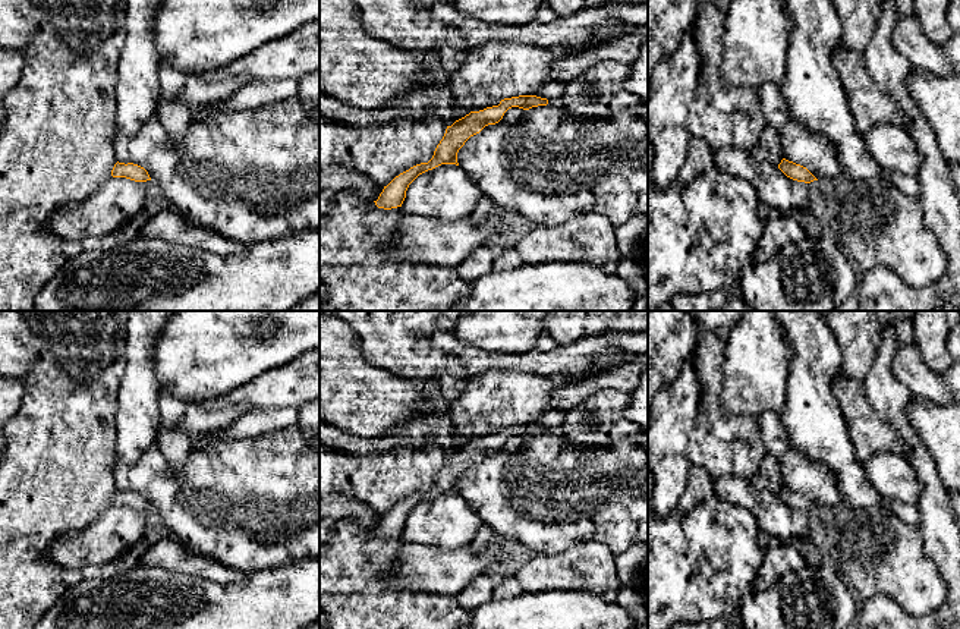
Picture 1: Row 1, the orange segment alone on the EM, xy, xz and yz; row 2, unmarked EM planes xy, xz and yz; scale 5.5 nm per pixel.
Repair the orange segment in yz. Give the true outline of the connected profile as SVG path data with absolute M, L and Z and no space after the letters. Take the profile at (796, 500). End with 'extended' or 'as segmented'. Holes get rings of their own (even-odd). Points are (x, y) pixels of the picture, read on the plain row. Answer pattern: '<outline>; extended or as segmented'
M786 487L781 488L778 493L778 497L790 507L797 510L811 512L813 509L818 509L806 496L796 493L793 490L789 490Z; as segmented

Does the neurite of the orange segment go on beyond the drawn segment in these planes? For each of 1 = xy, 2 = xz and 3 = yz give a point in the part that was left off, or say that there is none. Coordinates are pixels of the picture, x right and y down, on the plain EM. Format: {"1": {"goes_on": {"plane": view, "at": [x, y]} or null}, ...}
{"1": {"goes_on": null}, "2": {"goes_on": null}, "3": {"goes_on": null}}

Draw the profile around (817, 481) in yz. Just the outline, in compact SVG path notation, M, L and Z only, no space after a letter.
M790 446L780 457L783 487L806 496L822 513L831 513L844 503L834 472L821 462L808 459Z

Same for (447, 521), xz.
M441 493L409 513L402 538L407 544L454 550L470 544L482 523L463 497Z

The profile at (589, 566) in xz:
M583 541L554 554L533 553L516 578L526 592L576 589L611 603L623 588L616 554L598 541Z

